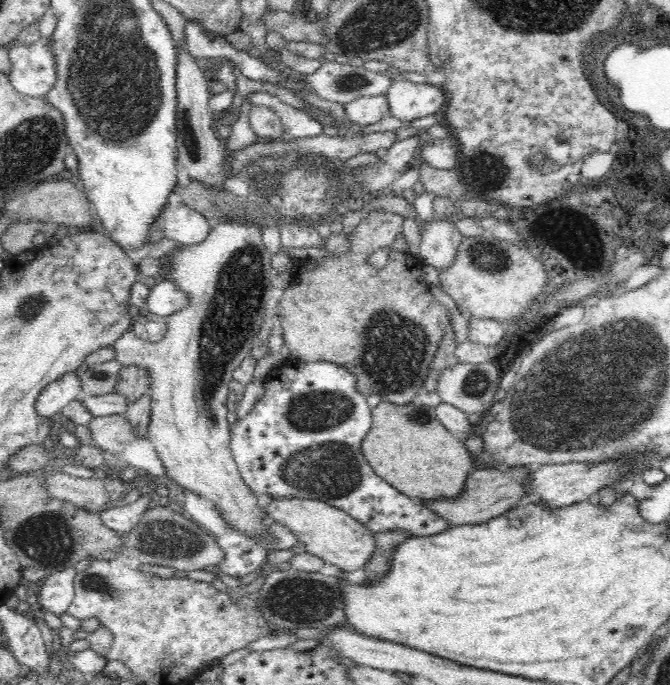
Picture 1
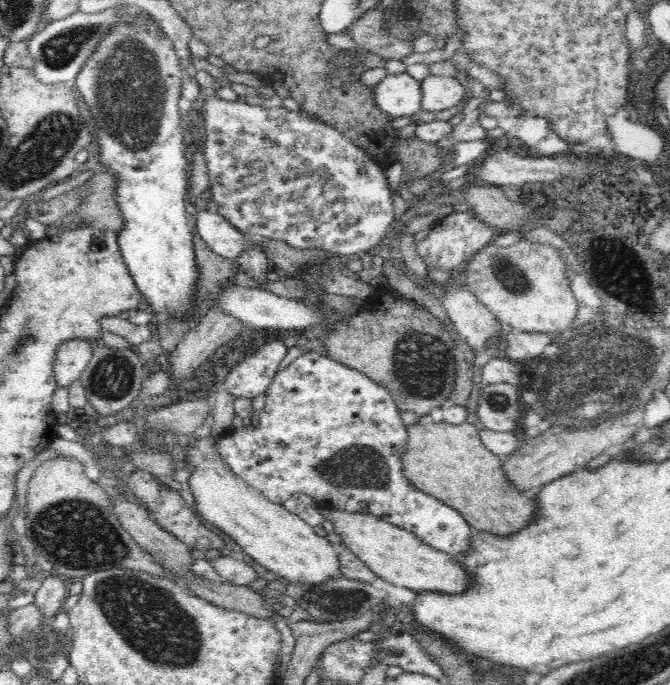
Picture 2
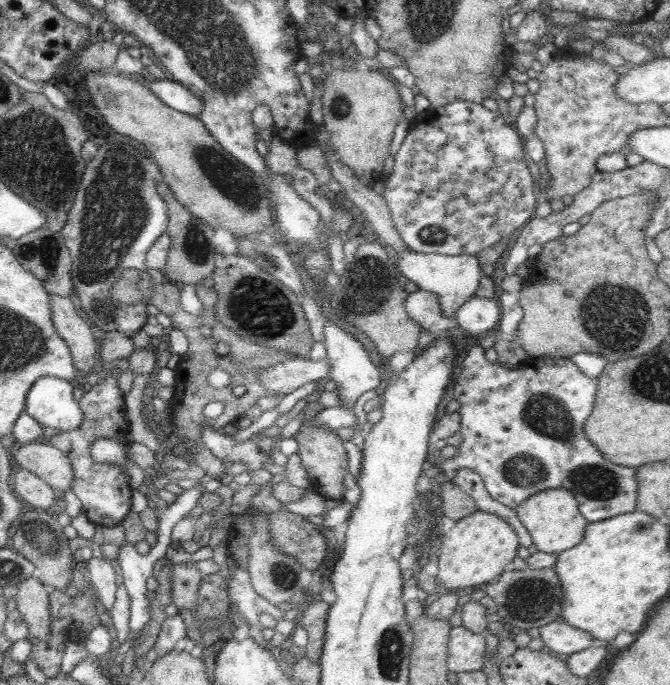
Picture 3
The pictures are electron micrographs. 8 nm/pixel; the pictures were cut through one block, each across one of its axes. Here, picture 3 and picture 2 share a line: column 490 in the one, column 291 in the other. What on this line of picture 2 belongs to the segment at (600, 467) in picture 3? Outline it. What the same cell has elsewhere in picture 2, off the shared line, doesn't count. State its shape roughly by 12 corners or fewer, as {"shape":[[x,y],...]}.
{"shape":[[320,351],[216,449],[284,506],[303,492],[449,555],[457,510],[403,475],[386,389]]}

